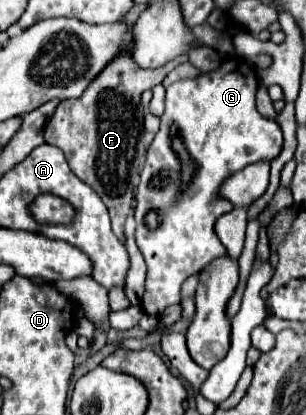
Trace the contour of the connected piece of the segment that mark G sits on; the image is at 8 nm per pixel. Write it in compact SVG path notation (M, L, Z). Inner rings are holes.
M243 59L223 61L215 71L201 73L193 79L179 79L167 87L161 127L147 149L147 161L143 165L141 183L135 195L135 239L147 263L145 293L141 299L141 307L147 315L161 317L169 305L179 303L181 283L189 275L205 269L213 259L227 255L225 245L215 233L215 221L231 211L231 203L219 195L223 181L255 161L275 159L281 151L281 127L275 121L265 119L255 107L257 87L257 71L251 69Z

